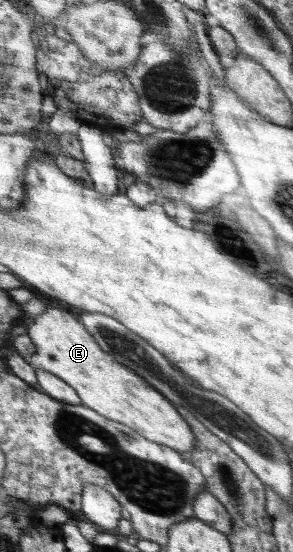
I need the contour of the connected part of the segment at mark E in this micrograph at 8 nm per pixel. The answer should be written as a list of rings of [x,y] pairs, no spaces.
[[[47,306],[46,311],[39,315],[32,326],[28,327],[27,333],[38,346],[37,354],[25,356],[31,366],[38,370],[47,370],[59,378],[63,378],[68,384],[79,392],[83,405],[91,406],[102,415],[108,416],[117,422],[123,422],[133,429],[141,432],[141,435],[157,443],[163,443],[173,447],[186,455],[196,448],[197,439],[193,428],[184,412],[177,408],[169,398],[165,397],[147,379],[137,374],[131,368],[120,364],[117,359],[96,341],[86,324],[59,306]]]

